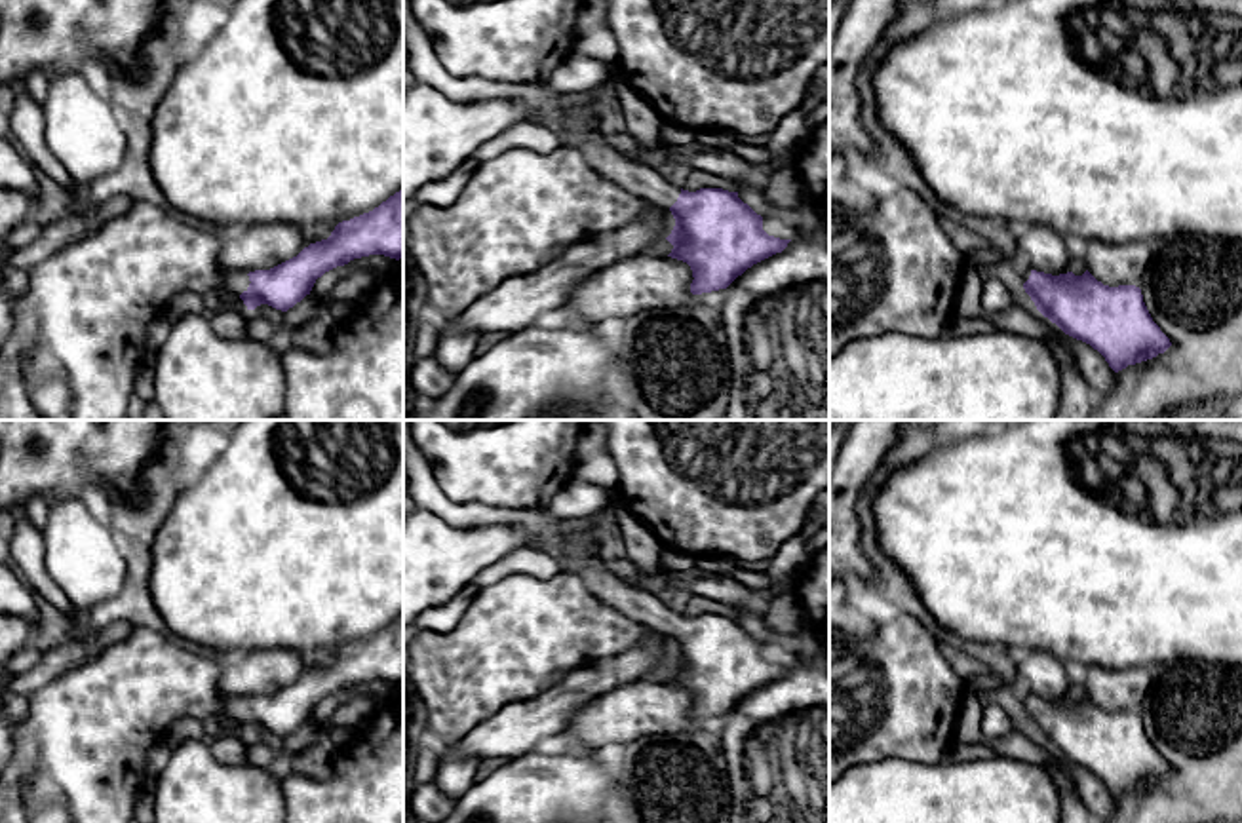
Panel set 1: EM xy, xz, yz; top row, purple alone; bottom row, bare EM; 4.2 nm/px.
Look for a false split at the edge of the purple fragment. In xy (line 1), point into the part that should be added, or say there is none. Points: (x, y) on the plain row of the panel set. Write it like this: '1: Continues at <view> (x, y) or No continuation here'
1: Continues at xy (236, 709)

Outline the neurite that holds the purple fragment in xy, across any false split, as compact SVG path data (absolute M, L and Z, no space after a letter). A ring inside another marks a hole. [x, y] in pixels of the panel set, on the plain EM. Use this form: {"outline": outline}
{"outline": "M403 614L373 637L339 648L327 665L310 669L270 696L223 701L226 717L211 717L204 726L207 736L215 736L226 720L238 720L247 736L268 730L287 737L310 720L325 698L369 680L403 682Z"}

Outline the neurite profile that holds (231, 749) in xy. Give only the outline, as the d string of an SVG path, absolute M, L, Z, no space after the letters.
M219 730L215 736L209 736L209 751L221 764L243 766L247 764L247 734L228 734Z

